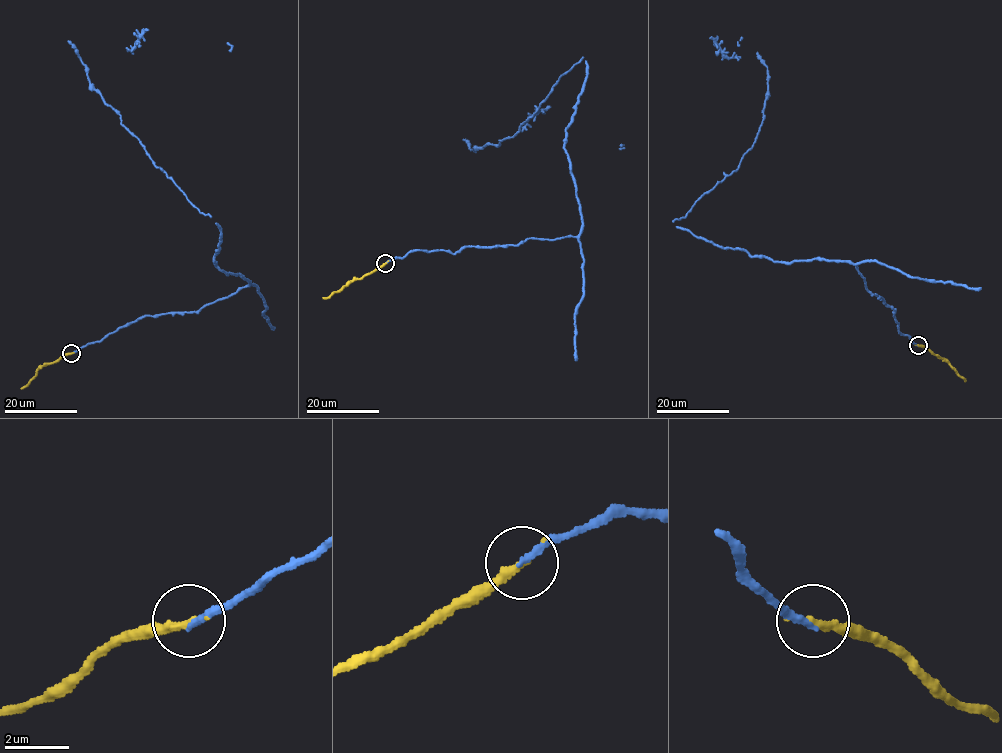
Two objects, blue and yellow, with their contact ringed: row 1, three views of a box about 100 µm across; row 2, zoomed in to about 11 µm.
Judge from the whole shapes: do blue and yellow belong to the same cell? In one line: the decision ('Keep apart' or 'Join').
Join

